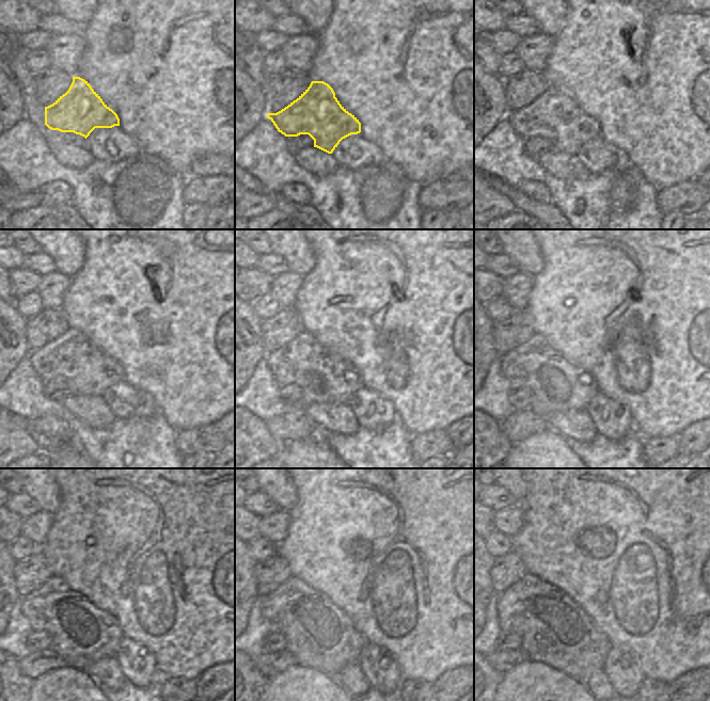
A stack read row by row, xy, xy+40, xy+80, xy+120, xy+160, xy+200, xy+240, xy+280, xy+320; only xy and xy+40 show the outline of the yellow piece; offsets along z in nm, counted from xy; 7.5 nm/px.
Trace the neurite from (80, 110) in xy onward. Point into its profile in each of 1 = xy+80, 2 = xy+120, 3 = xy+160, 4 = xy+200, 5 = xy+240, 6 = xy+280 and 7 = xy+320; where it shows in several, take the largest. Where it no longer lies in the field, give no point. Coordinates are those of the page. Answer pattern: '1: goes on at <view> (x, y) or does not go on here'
1: goes on at xy+80 (555, 115)
2: goes on at xy+120 (90, 371)
3: goes on at xy+160 (324, 377)
4: goes on at xy+200 (556, 385)
5: goes on at xy+240 (81, 633)
6: goes on at xy+280 (321, 636)
7: goes on at xy+320 (554, 631)

